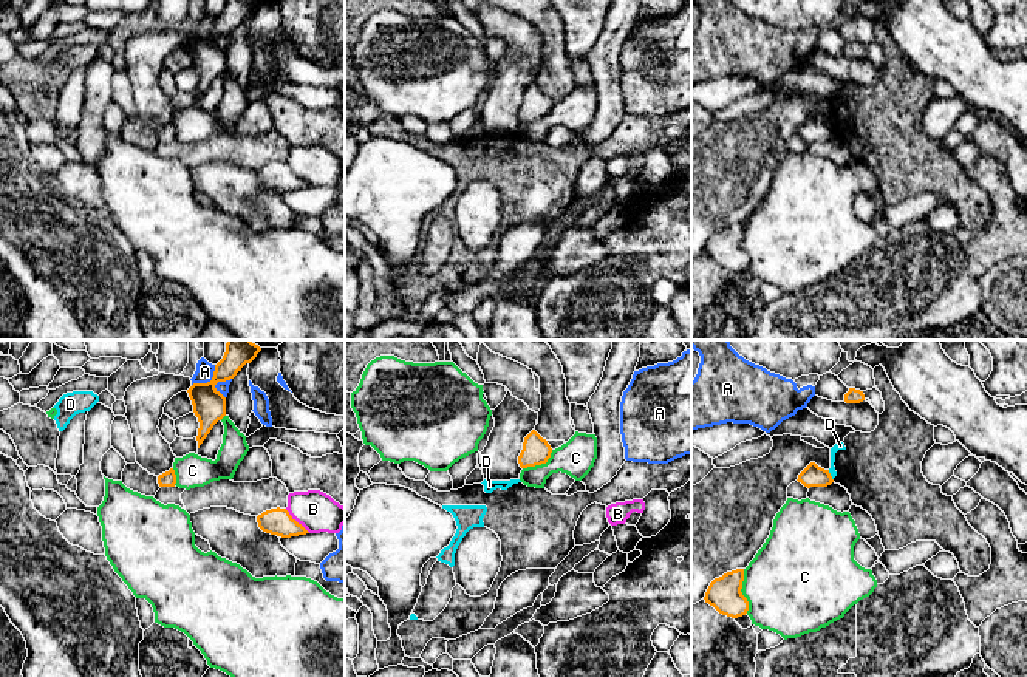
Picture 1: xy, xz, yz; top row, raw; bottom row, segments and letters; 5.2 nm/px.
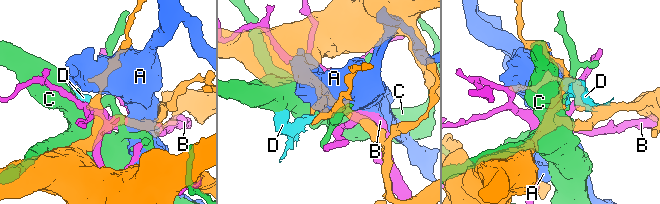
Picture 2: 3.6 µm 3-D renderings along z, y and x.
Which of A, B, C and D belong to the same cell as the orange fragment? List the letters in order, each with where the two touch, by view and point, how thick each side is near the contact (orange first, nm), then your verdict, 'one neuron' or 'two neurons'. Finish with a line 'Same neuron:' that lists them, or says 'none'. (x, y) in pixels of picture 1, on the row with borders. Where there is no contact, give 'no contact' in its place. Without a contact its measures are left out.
A: xy (208, 382) | 180/100 nm | two neurons
B: xy (296, 521) | 140/220 nm | two neurons
C: yz (740, 591) | 180/440 nm | two neurons
D: yz (829, 475) | 110/50 nm | two neurons
Same neuron: none

